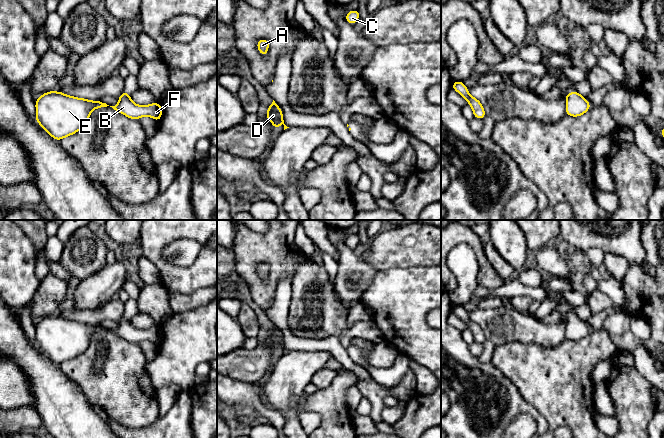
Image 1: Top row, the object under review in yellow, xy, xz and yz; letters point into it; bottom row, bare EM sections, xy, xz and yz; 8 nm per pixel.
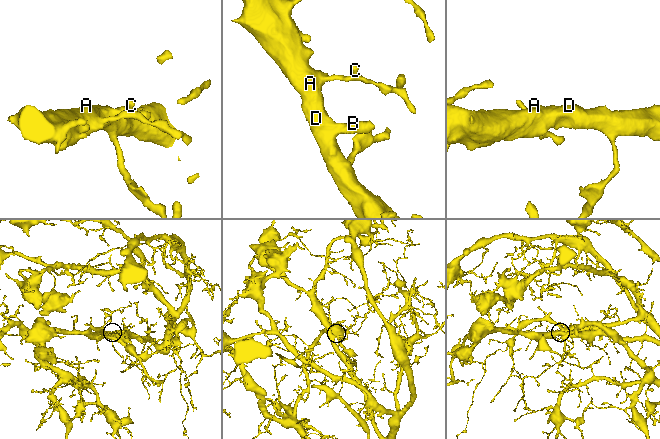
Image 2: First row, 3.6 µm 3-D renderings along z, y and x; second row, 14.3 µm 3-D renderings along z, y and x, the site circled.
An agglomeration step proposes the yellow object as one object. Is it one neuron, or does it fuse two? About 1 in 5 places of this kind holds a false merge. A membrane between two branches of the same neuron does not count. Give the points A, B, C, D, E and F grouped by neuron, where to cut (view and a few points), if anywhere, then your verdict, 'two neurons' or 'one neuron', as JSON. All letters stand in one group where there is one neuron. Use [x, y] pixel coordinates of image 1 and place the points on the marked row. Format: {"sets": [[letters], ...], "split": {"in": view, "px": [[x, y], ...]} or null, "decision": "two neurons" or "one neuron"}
{"sets": [["A", "B", "C", "D", "E", "F"]], "split": null, "decision": "one neuron"}

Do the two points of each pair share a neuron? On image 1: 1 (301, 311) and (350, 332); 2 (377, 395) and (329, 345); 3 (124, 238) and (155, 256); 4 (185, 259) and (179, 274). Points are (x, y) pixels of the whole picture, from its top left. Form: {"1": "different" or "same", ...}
{"1": "same", "2": "different", "3": "different", "4": "different"}

